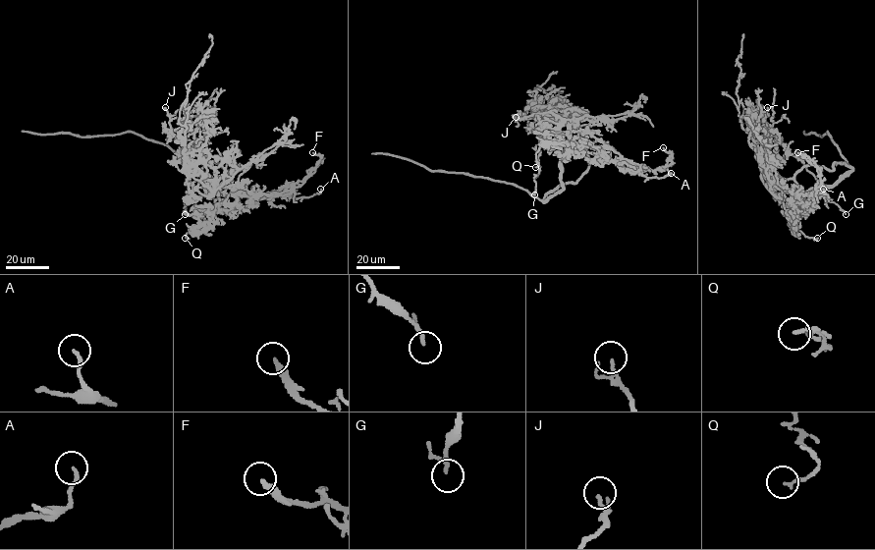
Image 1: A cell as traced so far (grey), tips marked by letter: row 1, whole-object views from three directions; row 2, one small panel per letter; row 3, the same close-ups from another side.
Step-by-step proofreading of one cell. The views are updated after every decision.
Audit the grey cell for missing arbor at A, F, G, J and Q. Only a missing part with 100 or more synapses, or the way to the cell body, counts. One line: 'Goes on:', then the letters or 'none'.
Goes on: none

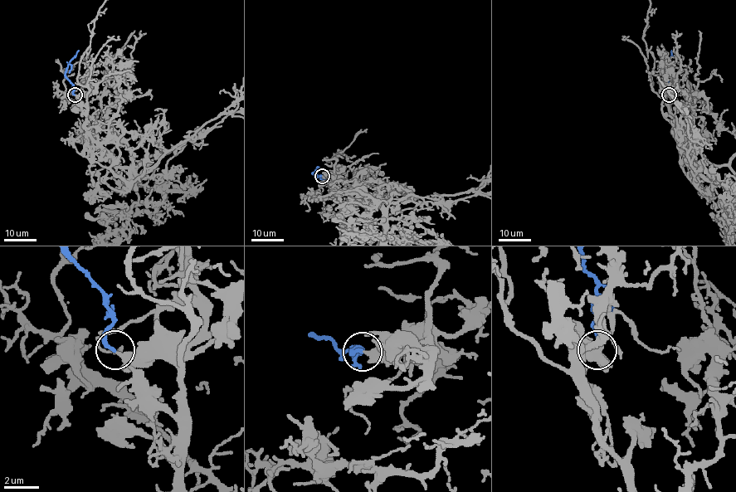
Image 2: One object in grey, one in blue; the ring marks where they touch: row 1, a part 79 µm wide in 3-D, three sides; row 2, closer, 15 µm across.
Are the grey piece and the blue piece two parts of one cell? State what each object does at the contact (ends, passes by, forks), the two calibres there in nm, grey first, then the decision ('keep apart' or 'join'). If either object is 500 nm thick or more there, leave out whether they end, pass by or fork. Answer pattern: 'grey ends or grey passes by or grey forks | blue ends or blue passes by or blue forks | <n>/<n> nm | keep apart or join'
grey passes by | blue ends | 260/240 nm | join

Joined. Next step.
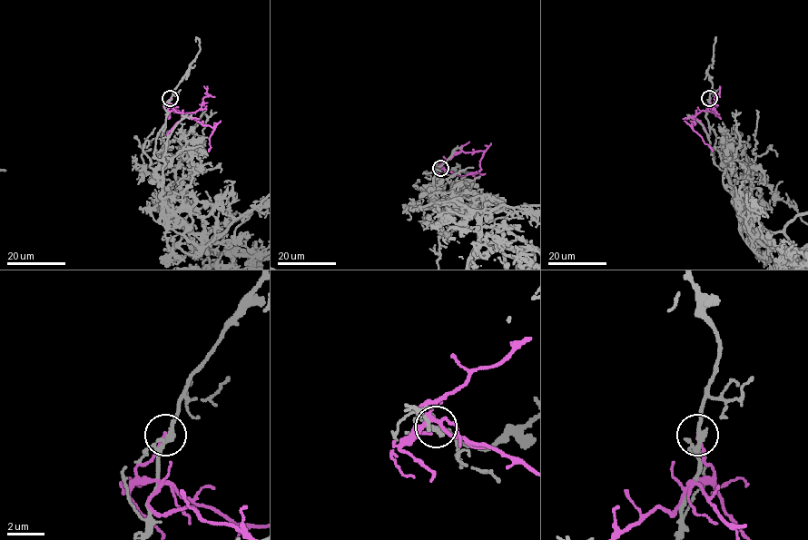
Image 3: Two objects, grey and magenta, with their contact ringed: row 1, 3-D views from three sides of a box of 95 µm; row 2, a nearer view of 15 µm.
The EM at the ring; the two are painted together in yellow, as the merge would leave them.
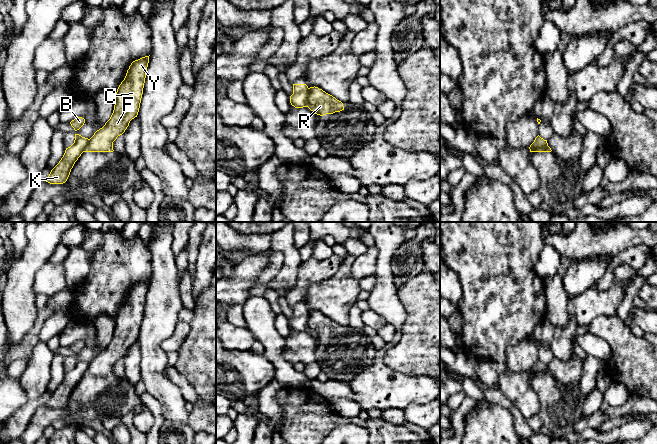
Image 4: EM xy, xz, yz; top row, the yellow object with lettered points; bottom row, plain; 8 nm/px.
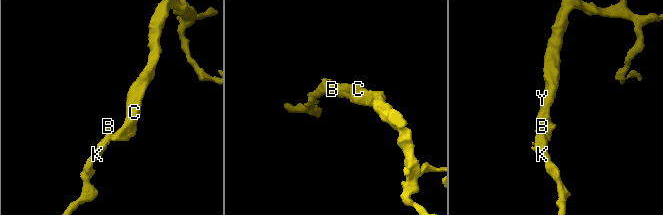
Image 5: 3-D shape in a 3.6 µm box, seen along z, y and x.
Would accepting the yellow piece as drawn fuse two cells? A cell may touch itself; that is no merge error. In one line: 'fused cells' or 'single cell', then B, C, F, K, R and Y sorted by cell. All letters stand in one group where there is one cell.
fused cells; groups B K / C F R Y

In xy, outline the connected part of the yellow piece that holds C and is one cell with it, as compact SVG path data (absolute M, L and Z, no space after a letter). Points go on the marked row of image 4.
M149 56L131 63L115 94L115 105L110 119L89 139L83 152L114 151L113 142L138 115L148 63Z

